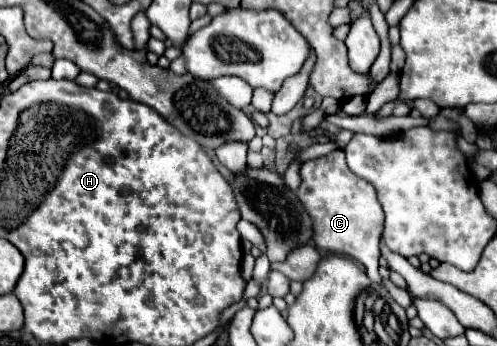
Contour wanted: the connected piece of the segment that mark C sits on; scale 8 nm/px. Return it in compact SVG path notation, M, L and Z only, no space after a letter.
M341 149L305 161L301 165L301 185L295 191L299 203L303 203L307 215L313 221L313 241L321 251L337 253L355 259L365 267L371 281L381 283L379 275L379 239L383 231L383 209L377 201L377 193L359 175L351 173Z

